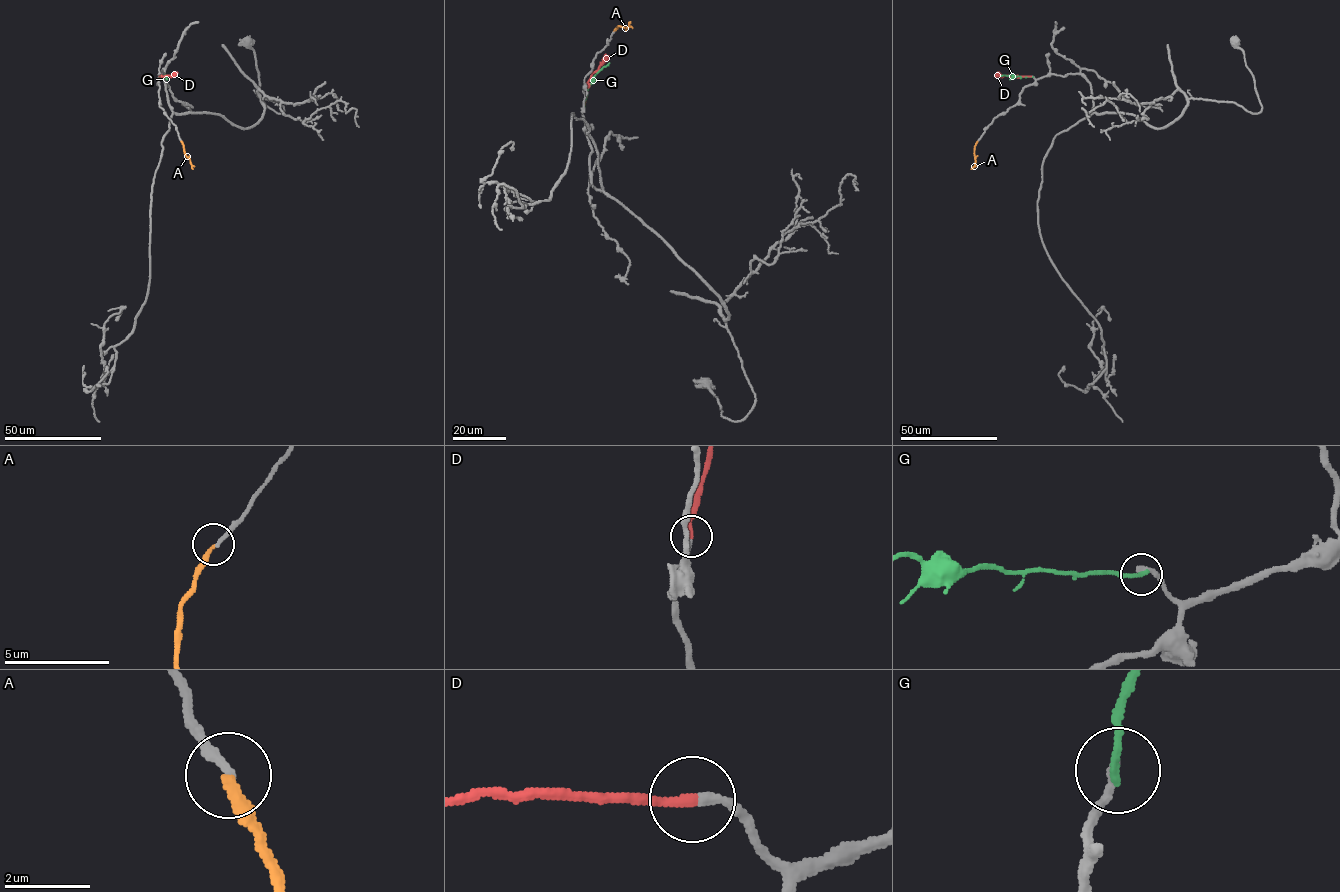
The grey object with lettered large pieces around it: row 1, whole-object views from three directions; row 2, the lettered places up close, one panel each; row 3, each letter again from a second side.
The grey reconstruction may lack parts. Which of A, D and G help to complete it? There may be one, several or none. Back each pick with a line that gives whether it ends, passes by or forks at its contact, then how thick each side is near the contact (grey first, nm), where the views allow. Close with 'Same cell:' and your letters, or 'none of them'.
D: it ends | 200/220 nm
Same cell: D

